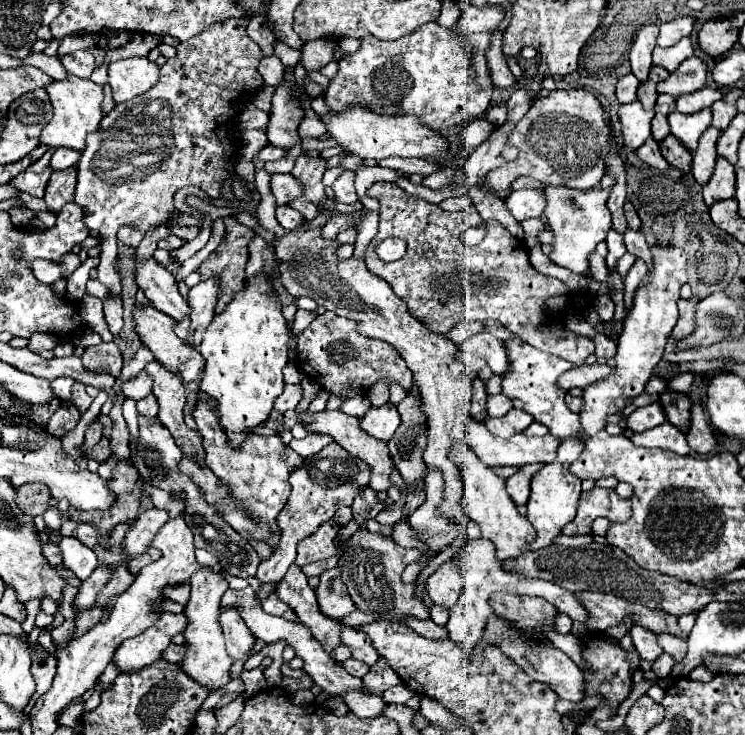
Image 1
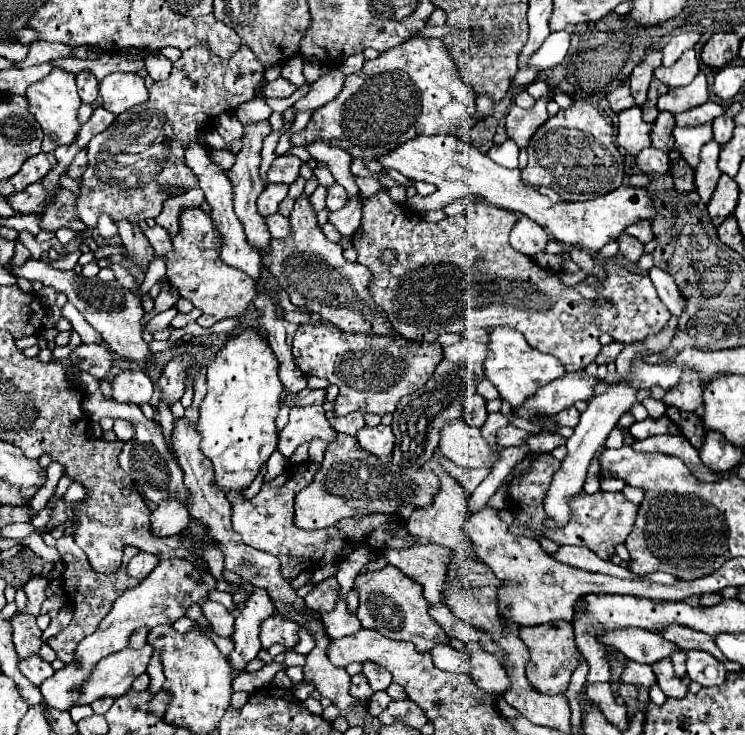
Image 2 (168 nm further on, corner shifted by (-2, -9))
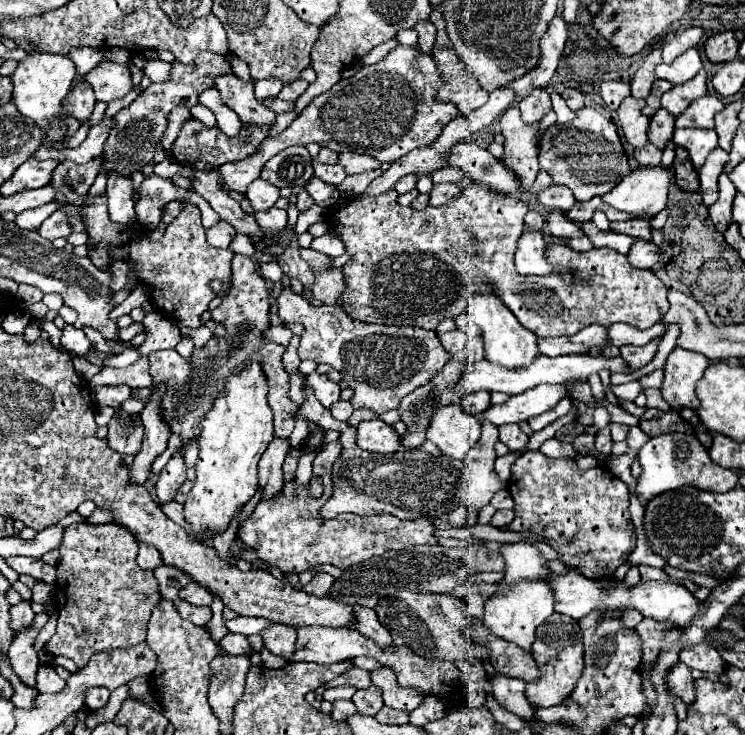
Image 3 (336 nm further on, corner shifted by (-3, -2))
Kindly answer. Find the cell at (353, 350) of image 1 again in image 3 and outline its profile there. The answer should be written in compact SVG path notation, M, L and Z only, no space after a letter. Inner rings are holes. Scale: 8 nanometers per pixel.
M283 289L279 303L281 321L301 323L305 327L299 343L299 359L311 359L315 363L329 363L337 369L353 389L351 405L355 409L371 409L377 415L397 409L403 395L415 391L443 369L451 359L451 353L445 351L435 331L421 327L387 327L387 325L369 325L357 319L351 319L339 307L315 307L303 297L295 295L291 289Z

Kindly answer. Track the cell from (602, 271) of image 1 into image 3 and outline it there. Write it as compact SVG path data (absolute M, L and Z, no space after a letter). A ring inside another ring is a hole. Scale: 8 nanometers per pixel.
M551 209L547 213L547 225L549 225L551 235L561 237L561 239L581 239L581 237L585 237L583 229L577 227L573 221L569 221L561 209Z

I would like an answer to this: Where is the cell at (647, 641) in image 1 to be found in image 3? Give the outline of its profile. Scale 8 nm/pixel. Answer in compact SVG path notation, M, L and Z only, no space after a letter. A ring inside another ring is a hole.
M681 661L675 663L667 675L665 675L665 683L667 687L679 695L685 705L691 705L695 701L695 689L693 689L693 677L691 677L691 669L687 665L683 665Z

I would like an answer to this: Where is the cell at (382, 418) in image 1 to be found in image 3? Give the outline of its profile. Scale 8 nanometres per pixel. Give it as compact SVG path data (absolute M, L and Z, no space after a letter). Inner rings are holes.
M375 419L375 421L361 421L357 427L357 445L363 447L365 451L371 453L381 453L381 455L389 455L395 453L401 445L397 431Z

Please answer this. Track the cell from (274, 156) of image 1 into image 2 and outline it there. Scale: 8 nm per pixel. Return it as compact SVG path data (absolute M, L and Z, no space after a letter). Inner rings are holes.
M284 154L276 158L266 174L268 184L292 184L300 176L300 158L292 154Z

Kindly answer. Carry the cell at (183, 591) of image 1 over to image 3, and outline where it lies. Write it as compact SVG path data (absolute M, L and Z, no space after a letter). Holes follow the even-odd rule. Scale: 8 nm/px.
M235 617L235 619L225 621L225 625L229 631L241 633L241 635L253 635L253 633L259 633L265 627L269 627L267 619L255 619L255 617Z

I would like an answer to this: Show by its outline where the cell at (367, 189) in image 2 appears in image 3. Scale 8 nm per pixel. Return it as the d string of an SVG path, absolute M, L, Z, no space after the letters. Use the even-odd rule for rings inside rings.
M313 161L313 169L315 169L315 177L319 177L327 183L333 183L333 185L343 183L347 177L343 165L323 165L319 161Z

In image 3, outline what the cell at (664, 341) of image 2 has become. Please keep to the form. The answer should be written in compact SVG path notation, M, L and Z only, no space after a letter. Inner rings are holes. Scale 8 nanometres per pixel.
M589 325L571 337L539 339L539 351L547 357L559 357L569 353L595 353L609 347L607 327Z

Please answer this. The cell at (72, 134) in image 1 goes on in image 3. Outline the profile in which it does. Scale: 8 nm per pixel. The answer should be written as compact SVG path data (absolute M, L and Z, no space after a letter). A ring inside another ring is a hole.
M29 53L27 59L19 63L19 67L13 73L13 99L19 111L33 119L43 131L51 129L51 123L59 117L63 99L69 93L71 79L75 75L75 65L65 55L53 55L53 53Z

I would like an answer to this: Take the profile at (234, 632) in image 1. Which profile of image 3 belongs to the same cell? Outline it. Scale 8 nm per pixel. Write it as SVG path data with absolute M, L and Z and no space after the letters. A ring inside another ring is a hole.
M197 583L183 589L183 599L187 599L191 605L199 605L199 607L205 607L205 605L213 603L213 595L205 587L201 587Z

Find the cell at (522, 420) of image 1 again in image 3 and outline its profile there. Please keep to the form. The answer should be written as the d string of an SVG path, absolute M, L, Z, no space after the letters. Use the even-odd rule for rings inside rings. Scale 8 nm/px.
M517 423L501 425L501 427L499 427L499 439L509 447L511 453L521 451L521 449L527 445L527 441L529 441L529 437L519 429Z

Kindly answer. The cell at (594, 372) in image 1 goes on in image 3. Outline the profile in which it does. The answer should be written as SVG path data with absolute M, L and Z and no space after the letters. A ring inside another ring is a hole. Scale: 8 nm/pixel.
M539 385L531 387L525 393L509 397L501 405L493 405L483 413L483 419L499 425L507 423L521 423L531 417L537 417L549 409L553 409L563 397L569 395L567 385Z

